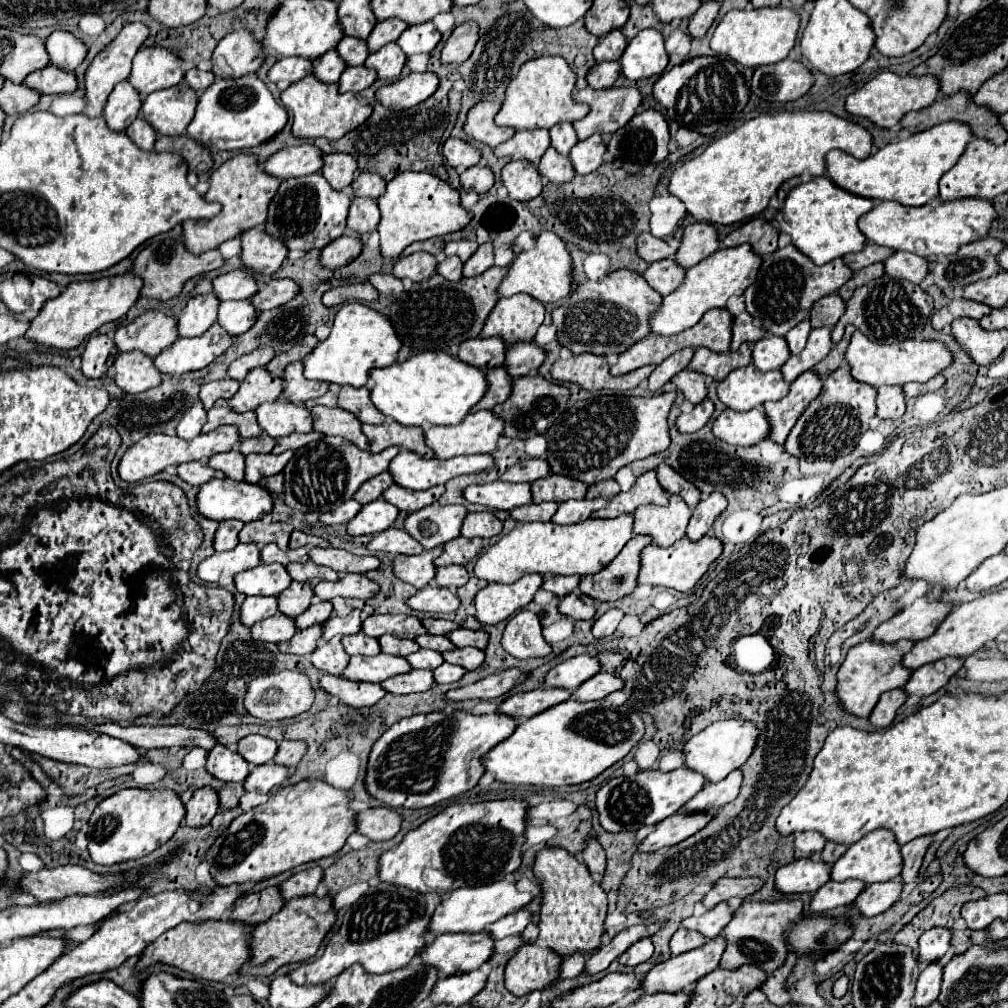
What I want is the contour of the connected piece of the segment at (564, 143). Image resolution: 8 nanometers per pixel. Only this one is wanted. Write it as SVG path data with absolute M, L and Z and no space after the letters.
M564 122L564 124L556 124L550 130L550 138L552 138L552 146L560 152L560 154L568 154L574 144L578 144L578 136L576 130L572 126L572 122Z

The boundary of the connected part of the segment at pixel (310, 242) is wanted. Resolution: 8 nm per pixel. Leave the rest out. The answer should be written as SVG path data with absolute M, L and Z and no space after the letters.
M320 172L302 178L288 178L280 184L270 208L266 230L280 238L288 250L324 248L328 242L340 238L346 228L350 198L344 192L332 190Z

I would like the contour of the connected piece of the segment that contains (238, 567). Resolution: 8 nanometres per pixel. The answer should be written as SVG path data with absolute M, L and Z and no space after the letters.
M238 544L228 552L214 552L210 558L202 560L196 568L196 576L206 582L218 582L224 576L236 576L238 572L256 568L260 564L260 550L256 544Z

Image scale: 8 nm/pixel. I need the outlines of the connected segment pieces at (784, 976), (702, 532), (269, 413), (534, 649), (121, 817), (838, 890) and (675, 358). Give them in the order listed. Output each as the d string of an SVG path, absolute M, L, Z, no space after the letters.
M790 952L786 964L784 964L782 968L774 970L774 972L768 976L768 980L764 982L764 986L762 986L762 992L768 996L768 1002L772 1002L774 1006L796 1004L796 1002L792 1002L792 998L788 996L788 988L786 988L786 980L788 980L794 964L796 964L796 956Z
M712 492L708 498L700 500L698 506L692 512L690 524L686 528L686 538L696 542L702 536L706 536L714 524L714 520L720 516L720 512L726 508L726 498L720 492Z
M276 400L258 406L254 412L260 428L274 440L292 432L312 432L312 416L306 406L292 404L288 400Z
M522 610L508 620L502 636L502 648L516 658L538 658L552 652L550 644L542 636L538 616L530 610Z
M124 788L110 798L102 800L90 816L88 822L88 852L96 864L112 866L126 860L138 860L166 840L178 830L186 810L182 800L172 790L142 790Z
M846 880L846 882L826 882L814 896L810 902L810 912L820 914L826 912L830 908L836 906L846 906L852 904L856 900L856 896L866 888L864 882L860 880Z
M684 348L684 350L678 350L676 354L672 354L670 358L666 358L660 366L656 366L648 378L648 390L656 392L658 388L662 388L674 374L678 374L680 370L684 370L688 366L688 362L692 360L692 354L694 354L692 348Z

